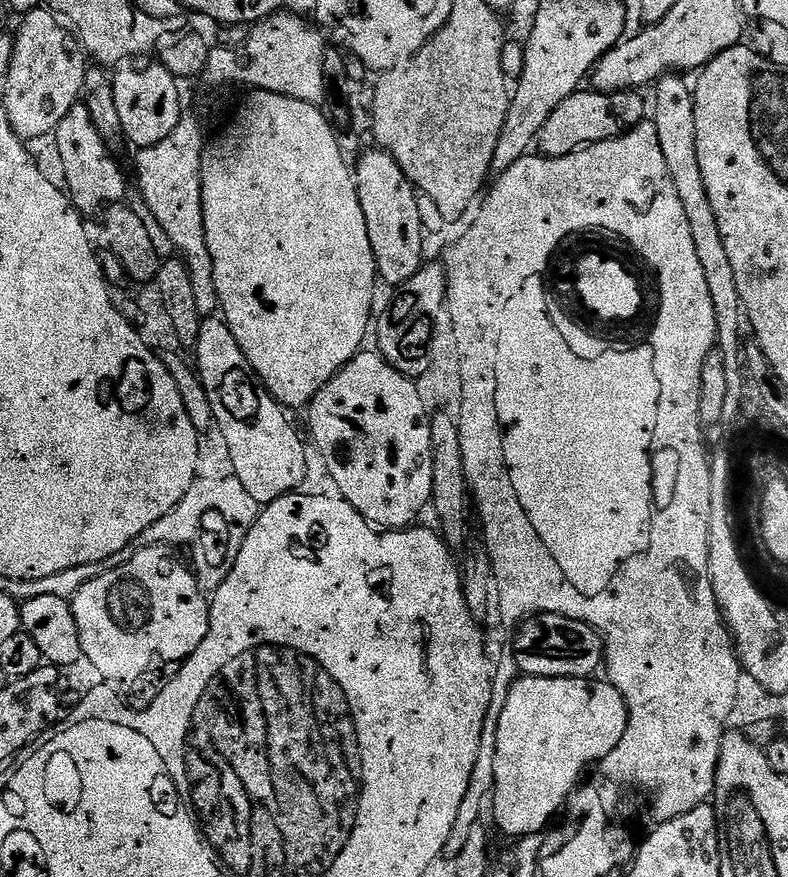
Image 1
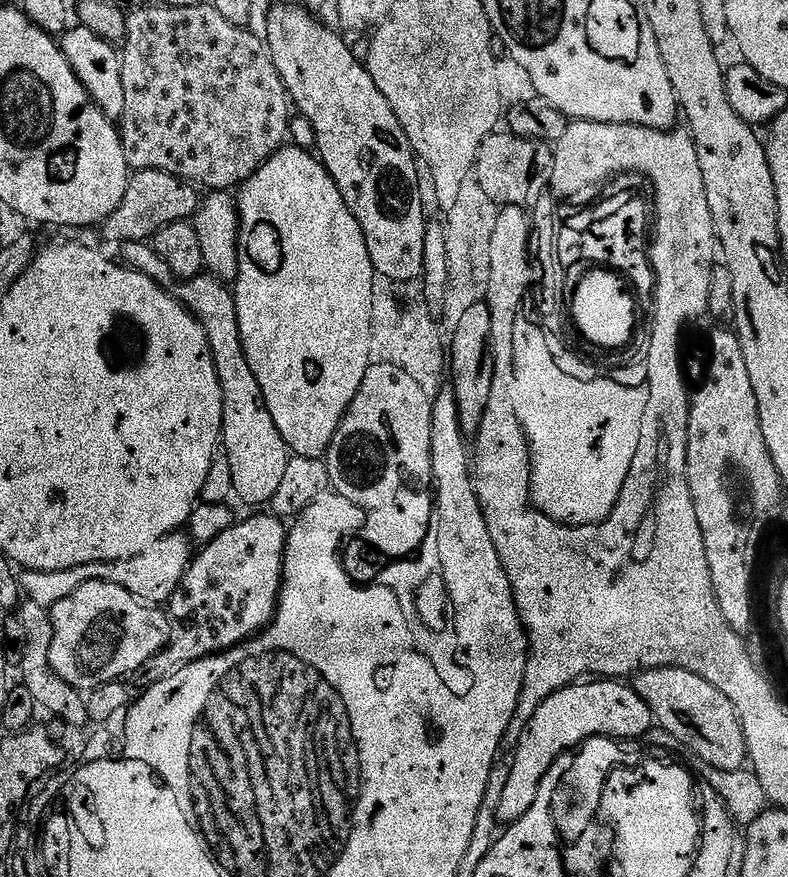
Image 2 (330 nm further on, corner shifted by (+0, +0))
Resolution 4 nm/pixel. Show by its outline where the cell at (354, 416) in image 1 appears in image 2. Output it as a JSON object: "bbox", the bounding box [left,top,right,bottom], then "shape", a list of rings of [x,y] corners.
{"bbox":[326,365,432,510],"shape":[[[376,365],[366,370],[362,386],[350,402],[334,438],[326,453],[328,482],[331,491],[342,498],[350,498],[365,510],[376,510],[383,496],[401,499],[410,482],[428,486],[432,484],[432,455],[430,454],[430,422],[432,421],[432,400],[427,398],[418,383],[404,370],[392,365]]]}

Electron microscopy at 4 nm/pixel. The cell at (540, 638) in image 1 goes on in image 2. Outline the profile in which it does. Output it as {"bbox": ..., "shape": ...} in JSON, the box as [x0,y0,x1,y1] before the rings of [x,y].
{"bbox":[630,666,749,771],"shape":[[[648,666],[637,672],[640,673],[637,674],[636,681],[631,681],[630,686],[639,694],[642,702],[646,702],[646,706],[650,706],[653,721],[661,729],[668,731],[673,741],[677,740],[678,743],[685,744],[697,756],[696,760],[699,763],[709,764],[724,771],[738,771],[749,763],[746,738],[738,714],[734,710],[730,698],[726,698],[726,694],[722,694],[722,690],[718,686],[710,686],[710,682],[706,682],[706,678],[698,678],[698,674],[681,668]]]}

